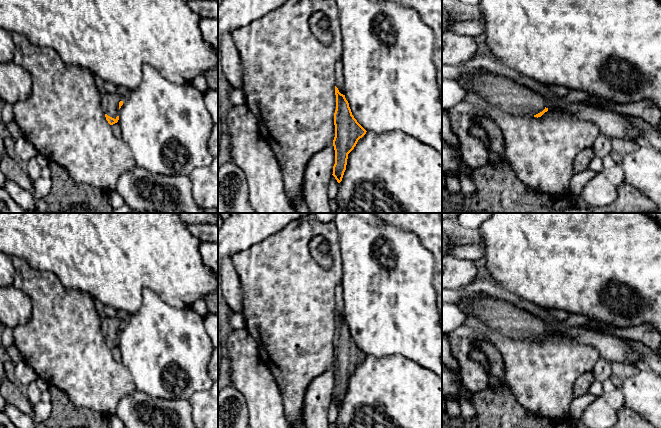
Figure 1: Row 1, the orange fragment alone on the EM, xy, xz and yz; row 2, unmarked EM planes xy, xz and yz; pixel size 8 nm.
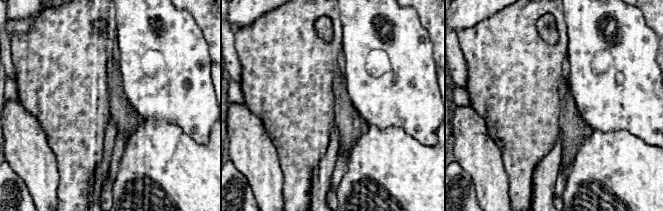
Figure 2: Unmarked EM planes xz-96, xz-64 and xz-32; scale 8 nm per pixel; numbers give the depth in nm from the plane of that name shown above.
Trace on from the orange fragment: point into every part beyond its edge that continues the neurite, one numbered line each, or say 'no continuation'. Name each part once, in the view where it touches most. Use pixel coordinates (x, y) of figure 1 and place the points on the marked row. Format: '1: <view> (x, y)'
1: xy (110, 102)

